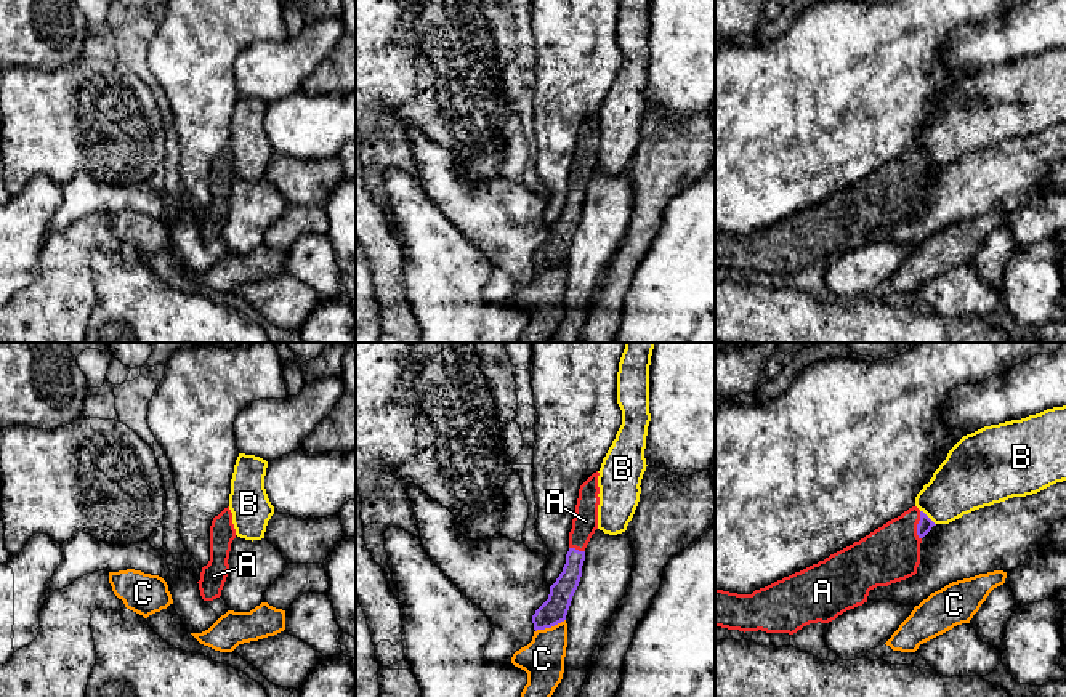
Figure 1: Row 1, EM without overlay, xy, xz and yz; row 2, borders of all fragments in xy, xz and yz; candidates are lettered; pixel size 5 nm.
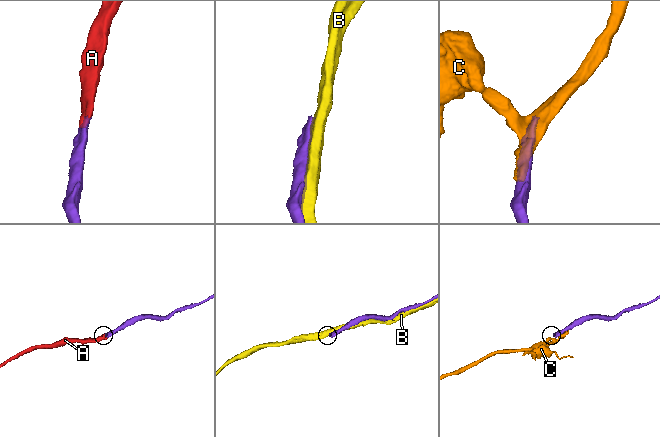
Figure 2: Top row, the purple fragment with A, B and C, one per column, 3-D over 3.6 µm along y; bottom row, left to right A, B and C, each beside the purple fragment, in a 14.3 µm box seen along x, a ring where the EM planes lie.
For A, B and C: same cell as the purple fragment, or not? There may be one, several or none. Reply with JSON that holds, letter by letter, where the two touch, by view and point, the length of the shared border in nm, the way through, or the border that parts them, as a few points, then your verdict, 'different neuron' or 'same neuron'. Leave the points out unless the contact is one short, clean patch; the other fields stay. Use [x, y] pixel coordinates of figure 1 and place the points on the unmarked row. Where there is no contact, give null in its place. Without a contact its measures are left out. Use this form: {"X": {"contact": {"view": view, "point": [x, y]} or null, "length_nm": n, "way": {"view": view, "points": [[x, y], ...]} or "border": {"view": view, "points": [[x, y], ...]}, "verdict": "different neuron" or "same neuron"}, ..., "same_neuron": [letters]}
{"A": {"contact": {"view": "yz", "point": [917, 167]}, "length_nm": 140, "verdict": "same neuron"}, "B": {"contact": {"view": "yz", "point": [928, 159]}, "length_nm": 110, "verdict": "different neuron"}, "C": {"contact": {"view": "xz", "point": [550, 268]}, "length_nm": 170, "verdict": "different neuron"}, "same_neuron": ["A"]}

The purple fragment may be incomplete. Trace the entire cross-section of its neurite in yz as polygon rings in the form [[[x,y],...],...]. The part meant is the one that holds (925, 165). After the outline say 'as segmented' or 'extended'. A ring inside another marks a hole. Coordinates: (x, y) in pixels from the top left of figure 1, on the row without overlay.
[[[917,147],[824,202],[752,236],[715,231],[715,268],[793,276],[867,244],[877,228],[917,215],[922,179],[936,167]]] | extended

